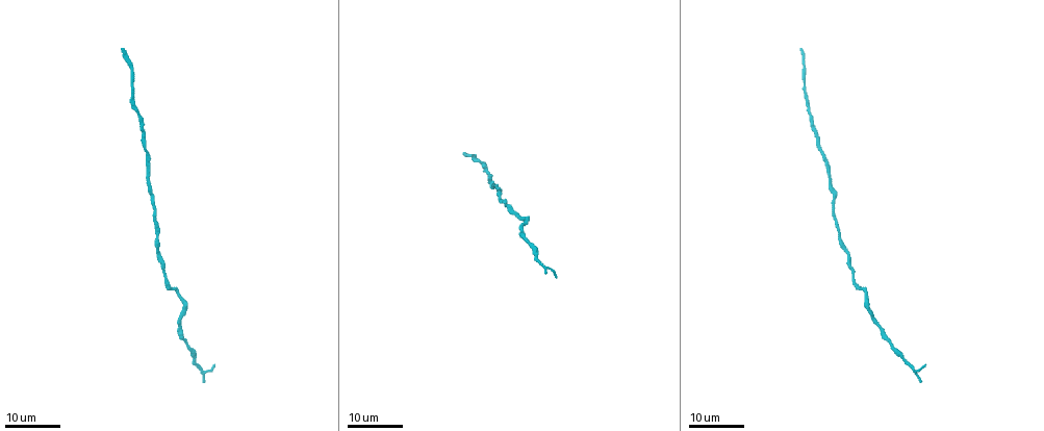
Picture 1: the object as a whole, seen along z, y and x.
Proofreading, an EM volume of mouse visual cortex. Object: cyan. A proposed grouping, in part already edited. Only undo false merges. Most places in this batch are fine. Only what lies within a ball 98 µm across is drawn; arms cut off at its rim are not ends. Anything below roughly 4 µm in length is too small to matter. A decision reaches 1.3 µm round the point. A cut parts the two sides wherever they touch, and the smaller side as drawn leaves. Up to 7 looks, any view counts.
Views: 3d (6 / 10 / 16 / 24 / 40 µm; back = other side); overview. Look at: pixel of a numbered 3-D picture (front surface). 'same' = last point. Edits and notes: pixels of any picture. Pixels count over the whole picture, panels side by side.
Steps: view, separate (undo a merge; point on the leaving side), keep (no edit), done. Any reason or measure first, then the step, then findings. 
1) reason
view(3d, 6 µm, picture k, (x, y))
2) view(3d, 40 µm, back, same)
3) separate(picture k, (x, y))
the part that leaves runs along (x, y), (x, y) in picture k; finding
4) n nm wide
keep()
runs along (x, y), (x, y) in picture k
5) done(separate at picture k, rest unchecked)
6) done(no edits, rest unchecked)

sudden change in width
view(3d, 24 µm, picture 1, (892, 348))

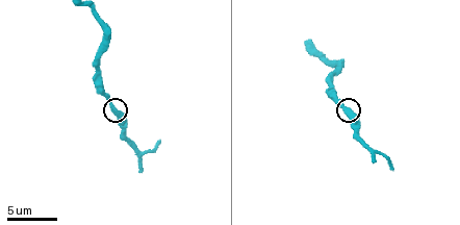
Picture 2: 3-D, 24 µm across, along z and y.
zoom in
view(3d, 6 µm, picture 2, (114, 109))

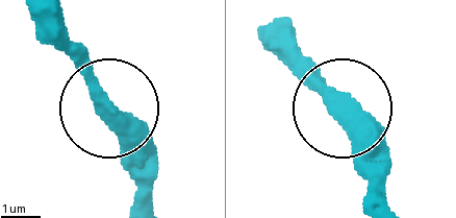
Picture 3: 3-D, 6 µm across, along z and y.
other side
view(3d, 6 µm, back, picture 3, (336, 104))

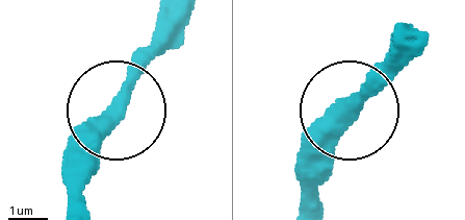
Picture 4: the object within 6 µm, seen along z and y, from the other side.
keep()
all the same neuron

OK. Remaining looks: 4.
view(3d, 16 µm, picture 1, (840, 233))

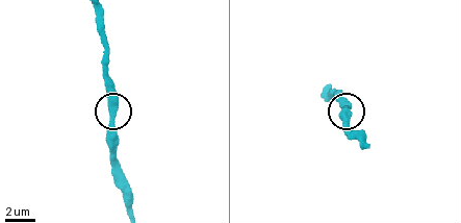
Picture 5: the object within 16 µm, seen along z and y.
closer look
view(3d, 10 µm, picture 5, (117, 108))

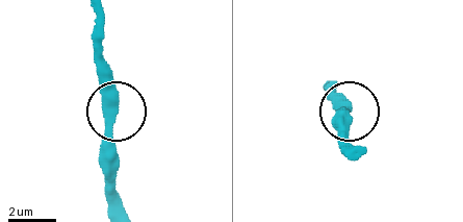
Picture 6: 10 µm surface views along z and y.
keep()
one neuron here

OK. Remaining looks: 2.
thick turns thin
view(3d, 16 µm, picture 1, (805, 80))

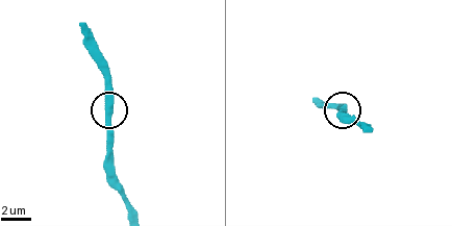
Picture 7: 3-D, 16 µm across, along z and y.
view(3d, 10 µm, picture 7, (108, 109))

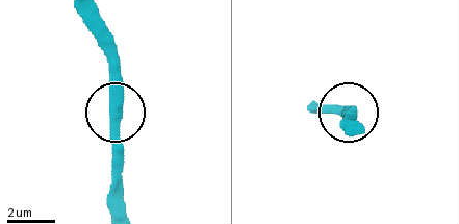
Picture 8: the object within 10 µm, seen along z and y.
380 nm wide
keep()
continuous, no second neuron

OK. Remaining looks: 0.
done(no edits, rest unchecked)

